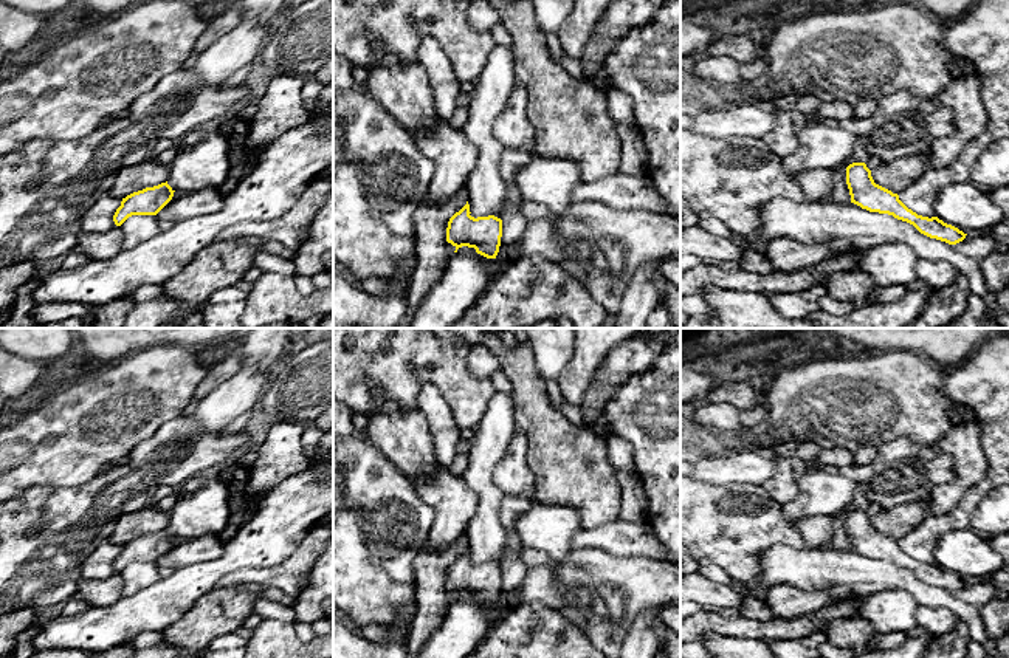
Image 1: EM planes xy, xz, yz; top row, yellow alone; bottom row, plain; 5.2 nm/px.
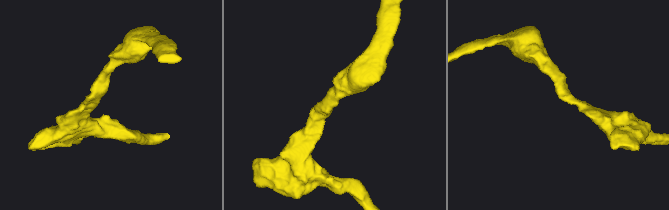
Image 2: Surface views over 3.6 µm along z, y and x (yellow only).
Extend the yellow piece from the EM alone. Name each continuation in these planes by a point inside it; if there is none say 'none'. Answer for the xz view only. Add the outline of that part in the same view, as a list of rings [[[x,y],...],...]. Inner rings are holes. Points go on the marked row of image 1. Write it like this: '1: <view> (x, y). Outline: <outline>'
none

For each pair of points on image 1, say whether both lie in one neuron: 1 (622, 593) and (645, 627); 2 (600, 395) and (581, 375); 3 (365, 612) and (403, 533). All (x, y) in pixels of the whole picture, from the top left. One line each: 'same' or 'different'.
1: different
2: different
3: same

